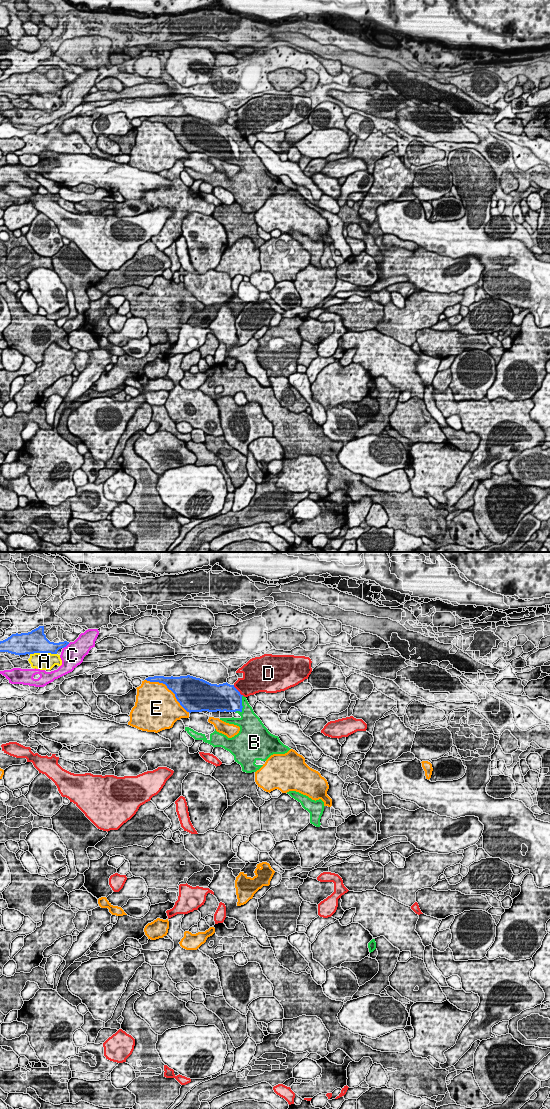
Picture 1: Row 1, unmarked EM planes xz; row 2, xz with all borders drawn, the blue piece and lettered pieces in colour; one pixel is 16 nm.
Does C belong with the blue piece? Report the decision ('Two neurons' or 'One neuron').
Two neurons

